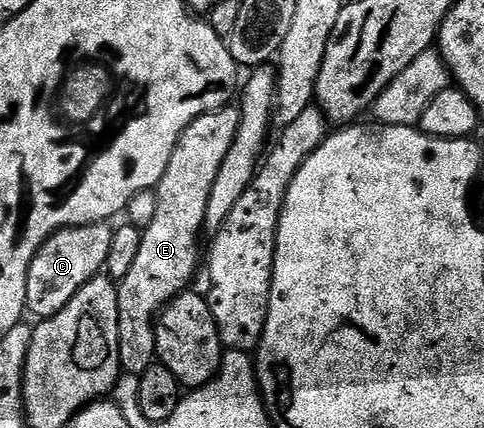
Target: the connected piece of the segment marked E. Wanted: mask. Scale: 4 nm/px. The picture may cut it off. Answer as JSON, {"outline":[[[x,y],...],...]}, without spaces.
{"outline":[[[237,105],[220,107],[218,111],[209,111],[203,117],[191,121],[185,132],[179,137],[177,148],[171,153],[171,161],[163,173],[161,182],[155,192],[158,205],[155,217],[145,230],[141,232],[141,244],[135,261],[131,264],[128,278],[117,283],[117,300],[119,301],[119,361],[122,372],[126,375],[140,377],[148,367],[152,367],[157,354],[157,328],[155,320],[165,306],[182,291],[190,290],[193,274],[197,271],[197,262],[202,262],[201,235],[205,231],[207,217],[207,197],[211,193],[211,185],[215,185],[215,177],[219,177],[219,168],[223,166],[223,157],[231,150],[231,145],[239,133],[239,117],[241,108]]]}

